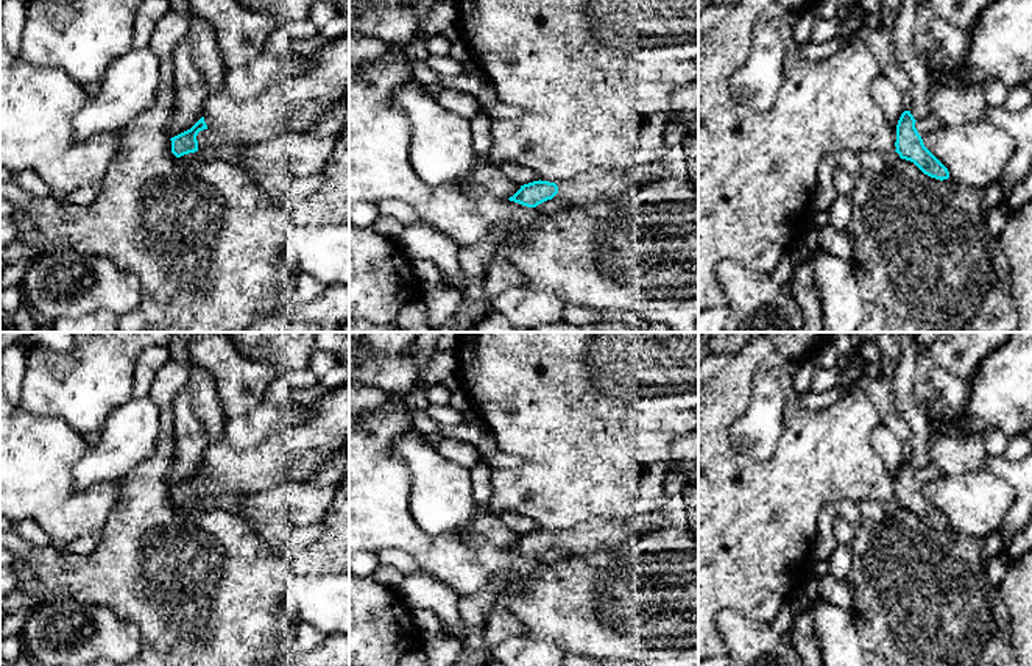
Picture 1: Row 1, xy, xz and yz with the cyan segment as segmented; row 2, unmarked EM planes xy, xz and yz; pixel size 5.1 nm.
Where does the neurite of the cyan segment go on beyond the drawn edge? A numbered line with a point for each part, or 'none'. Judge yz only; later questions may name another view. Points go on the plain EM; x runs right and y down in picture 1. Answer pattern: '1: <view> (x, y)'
1: yz (925, 474)

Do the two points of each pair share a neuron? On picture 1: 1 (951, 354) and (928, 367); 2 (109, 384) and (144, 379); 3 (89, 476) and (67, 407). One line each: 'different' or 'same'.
1: different
2: different
3: different

